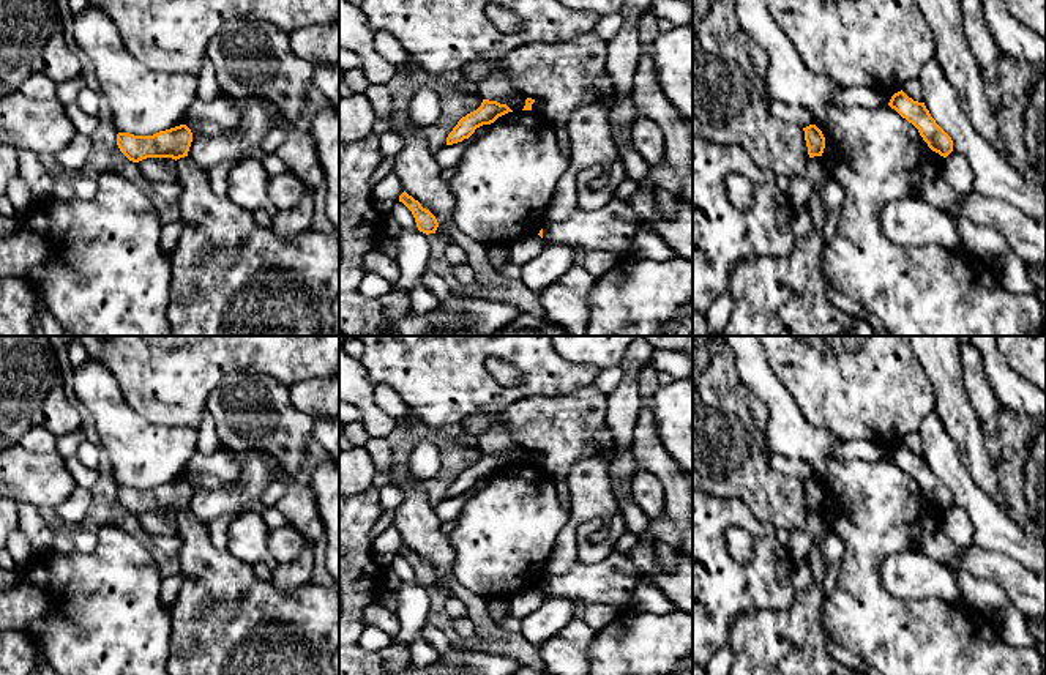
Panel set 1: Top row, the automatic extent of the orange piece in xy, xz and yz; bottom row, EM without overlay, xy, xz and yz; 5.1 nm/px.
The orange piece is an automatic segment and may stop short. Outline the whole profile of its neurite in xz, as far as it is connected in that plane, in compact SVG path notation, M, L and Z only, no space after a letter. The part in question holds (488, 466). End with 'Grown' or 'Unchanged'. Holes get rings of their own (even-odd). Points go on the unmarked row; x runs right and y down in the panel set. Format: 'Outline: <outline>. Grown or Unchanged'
Outline: M483 453L481 459L462 470L446 490L446 498L469 492L476 481L494 476L499 470L513 465L506 457Z. Unchanged

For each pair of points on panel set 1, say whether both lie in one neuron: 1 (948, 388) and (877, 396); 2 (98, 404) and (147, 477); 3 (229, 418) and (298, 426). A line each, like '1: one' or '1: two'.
1: two
2: one
3: one

